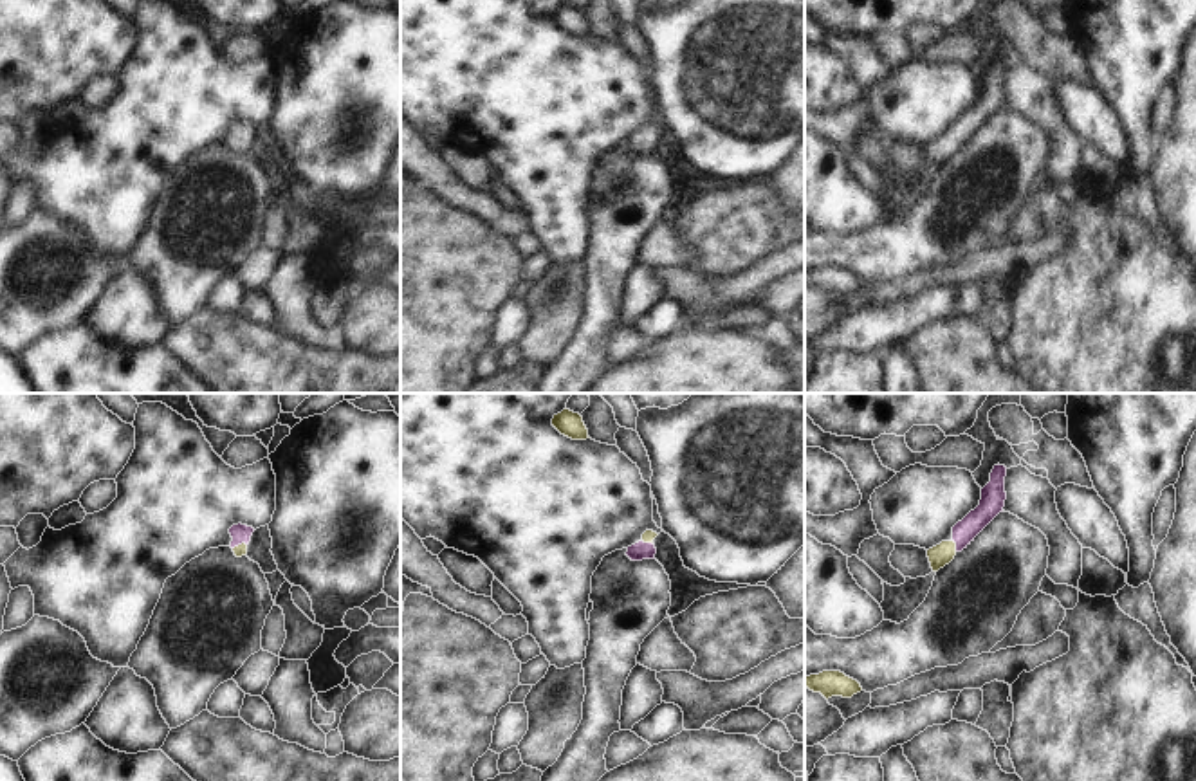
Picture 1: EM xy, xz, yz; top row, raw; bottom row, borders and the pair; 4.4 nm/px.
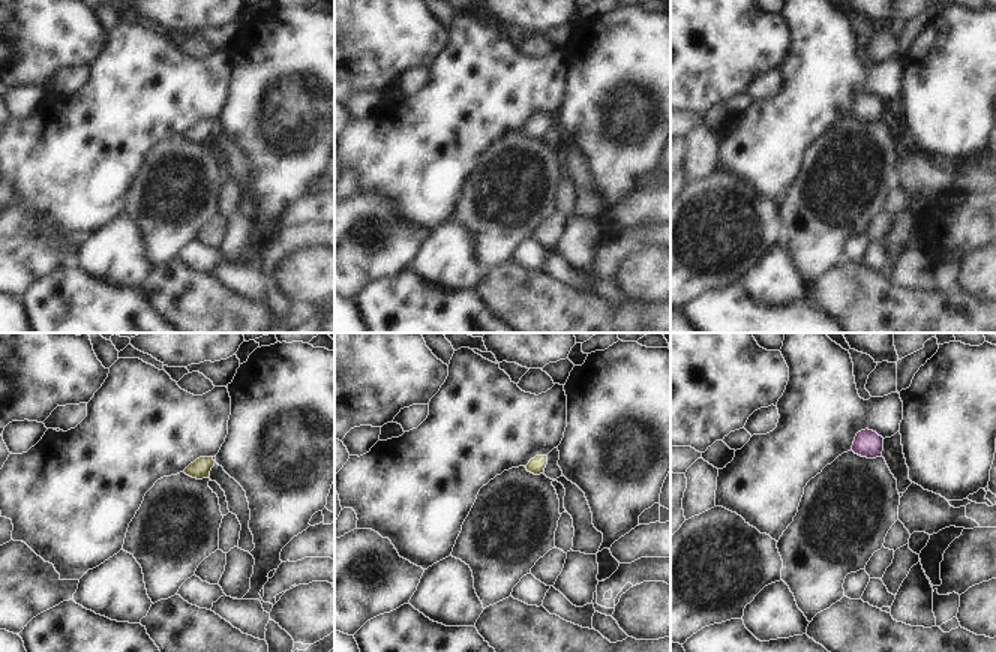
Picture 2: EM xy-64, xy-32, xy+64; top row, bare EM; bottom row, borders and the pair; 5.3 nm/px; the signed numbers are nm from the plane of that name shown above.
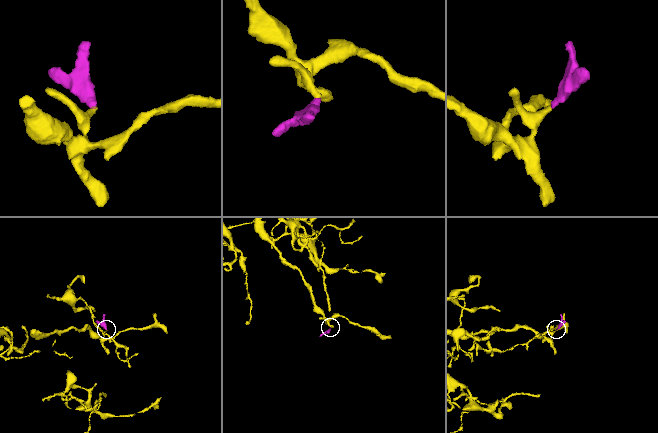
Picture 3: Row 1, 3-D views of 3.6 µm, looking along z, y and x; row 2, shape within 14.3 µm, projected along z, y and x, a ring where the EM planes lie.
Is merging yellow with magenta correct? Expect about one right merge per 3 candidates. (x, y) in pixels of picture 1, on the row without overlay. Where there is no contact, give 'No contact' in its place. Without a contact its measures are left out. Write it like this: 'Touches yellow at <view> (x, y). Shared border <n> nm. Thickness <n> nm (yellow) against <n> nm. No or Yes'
Touches yellow at yz (955, 141). Shared border 60 nm. Thickness 100 nm (yellow) against 110 nm. Yes

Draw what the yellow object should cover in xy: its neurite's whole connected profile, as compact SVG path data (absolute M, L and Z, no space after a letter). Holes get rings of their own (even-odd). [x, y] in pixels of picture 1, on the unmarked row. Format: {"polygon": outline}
{"polygon": "M242 119L233 121L229 124L229 130L233 133L229 142L233 144L236 153L242 153L242 152L247 150L247 141L251 137L253 128L254 128L253 123L247 123L247 121L242 121Z"}

